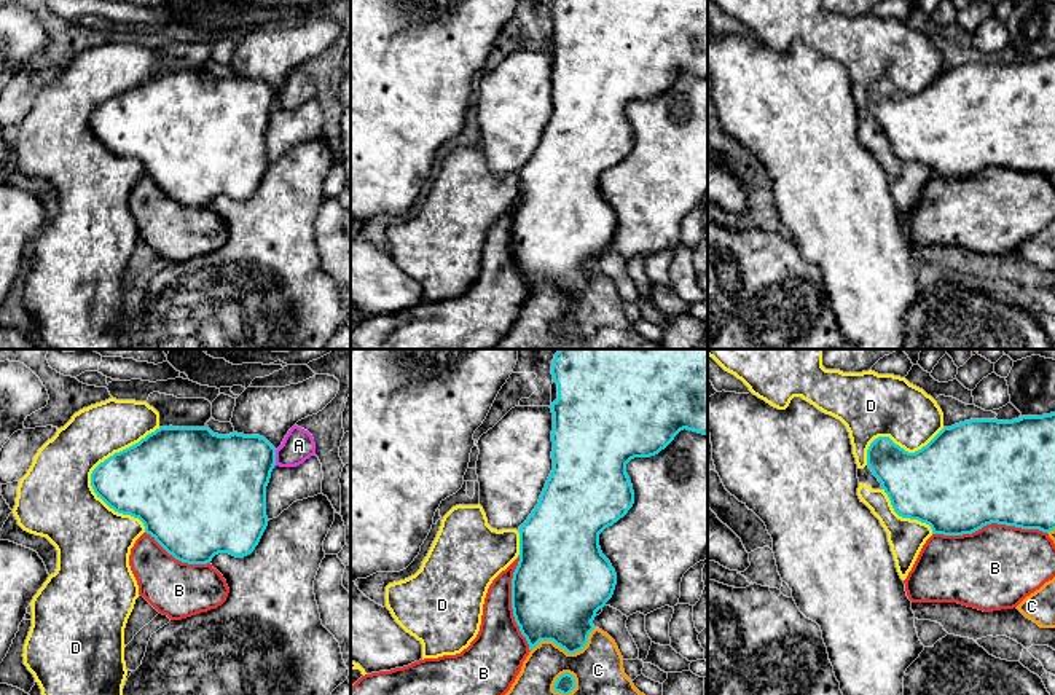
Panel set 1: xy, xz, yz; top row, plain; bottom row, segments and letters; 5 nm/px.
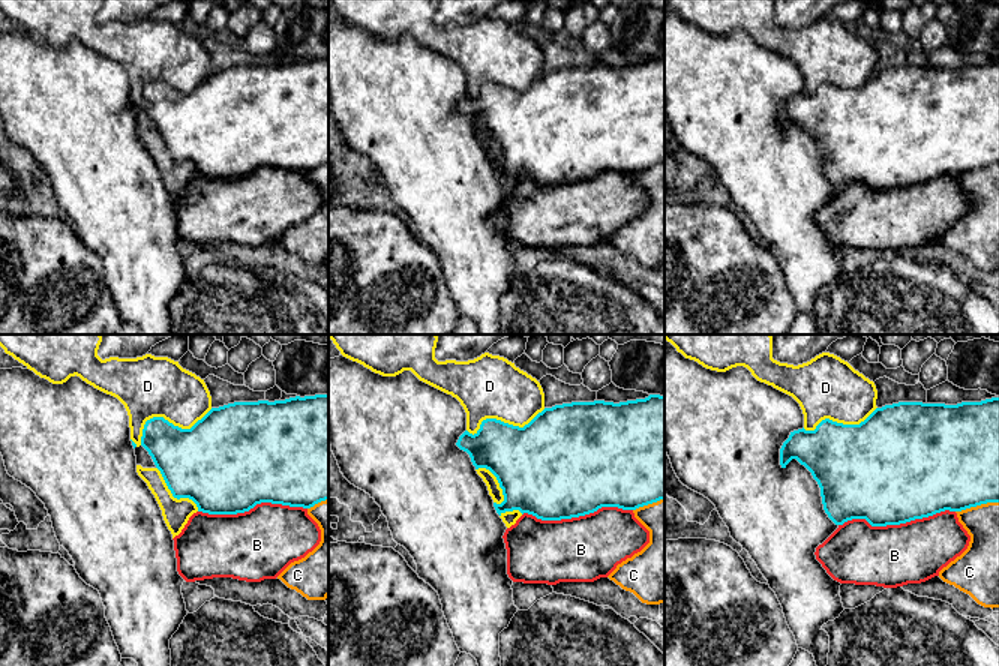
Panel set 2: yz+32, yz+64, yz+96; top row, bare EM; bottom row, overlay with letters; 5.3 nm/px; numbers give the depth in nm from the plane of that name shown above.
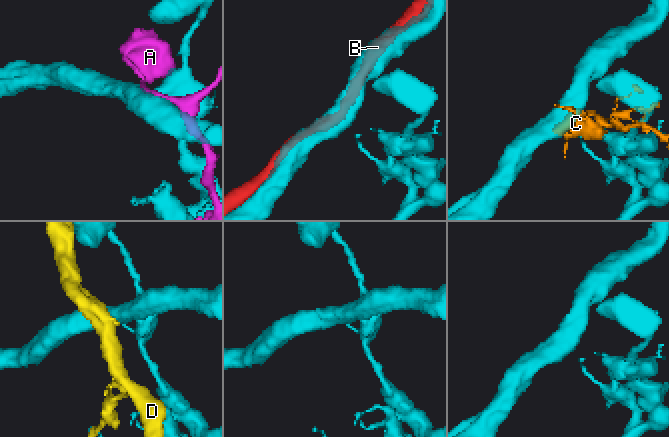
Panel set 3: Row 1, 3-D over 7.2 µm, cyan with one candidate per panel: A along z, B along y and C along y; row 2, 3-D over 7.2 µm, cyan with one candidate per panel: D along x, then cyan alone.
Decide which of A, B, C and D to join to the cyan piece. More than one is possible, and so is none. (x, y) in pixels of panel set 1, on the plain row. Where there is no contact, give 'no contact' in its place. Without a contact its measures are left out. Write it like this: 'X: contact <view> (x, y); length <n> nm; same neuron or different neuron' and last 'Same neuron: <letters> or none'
A: contact xy (274, 101); length 80 nm; different neuron
B: contact yz (990, 166); length 600 nm; same neuron
C: contact xz (566, 294); length 340 nm; different neuron
D: contact xy (91, 118); length 550 nm; different neuron
Same neuron: B

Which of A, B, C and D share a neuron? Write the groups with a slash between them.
A / B / C / D

